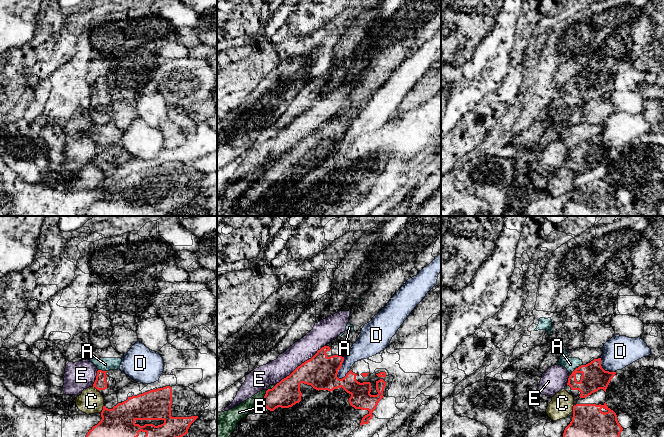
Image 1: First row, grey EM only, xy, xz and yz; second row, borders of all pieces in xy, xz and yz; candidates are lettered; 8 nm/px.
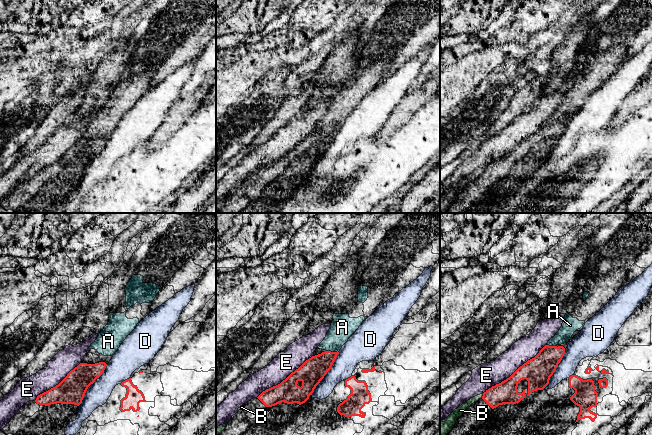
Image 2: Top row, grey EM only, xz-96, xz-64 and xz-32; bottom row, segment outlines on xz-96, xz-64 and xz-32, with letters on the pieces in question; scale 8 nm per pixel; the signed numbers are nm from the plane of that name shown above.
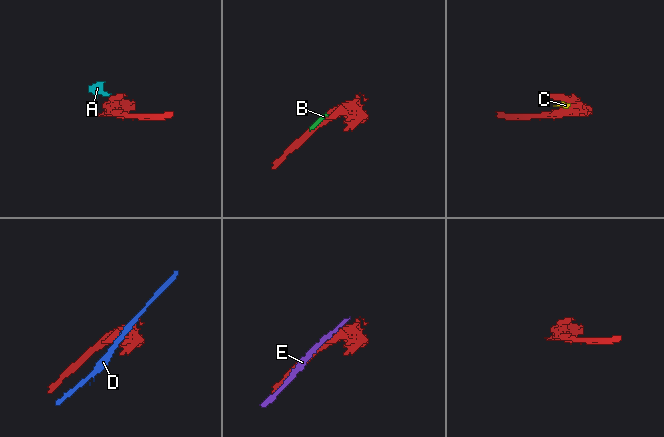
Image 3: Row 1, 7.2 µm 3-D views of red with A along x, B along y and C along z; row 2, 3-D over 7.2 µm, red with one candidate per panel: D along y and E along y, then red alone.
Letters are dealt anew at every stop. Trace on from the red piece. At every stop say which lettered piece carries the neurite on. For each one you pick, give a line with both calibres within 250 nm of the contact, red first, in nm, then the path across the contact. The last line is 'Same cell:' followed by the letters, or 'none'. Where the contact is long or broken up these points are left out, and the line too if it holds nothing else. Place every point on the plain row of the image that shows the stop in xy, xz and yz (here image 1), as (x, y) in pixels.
Same cell: none

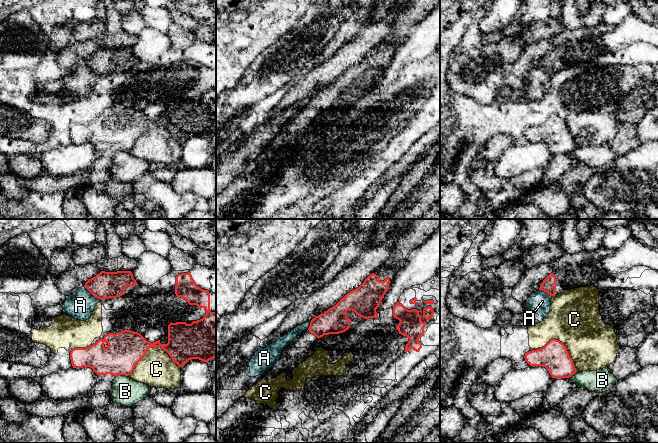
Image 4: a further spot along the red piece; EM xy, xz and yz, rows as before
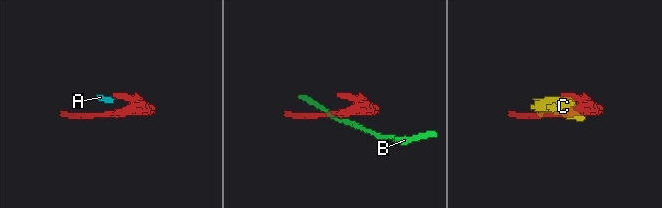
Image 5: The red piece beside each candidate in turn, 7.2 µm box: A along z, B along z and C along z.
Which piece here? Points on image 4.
Same cell: none

